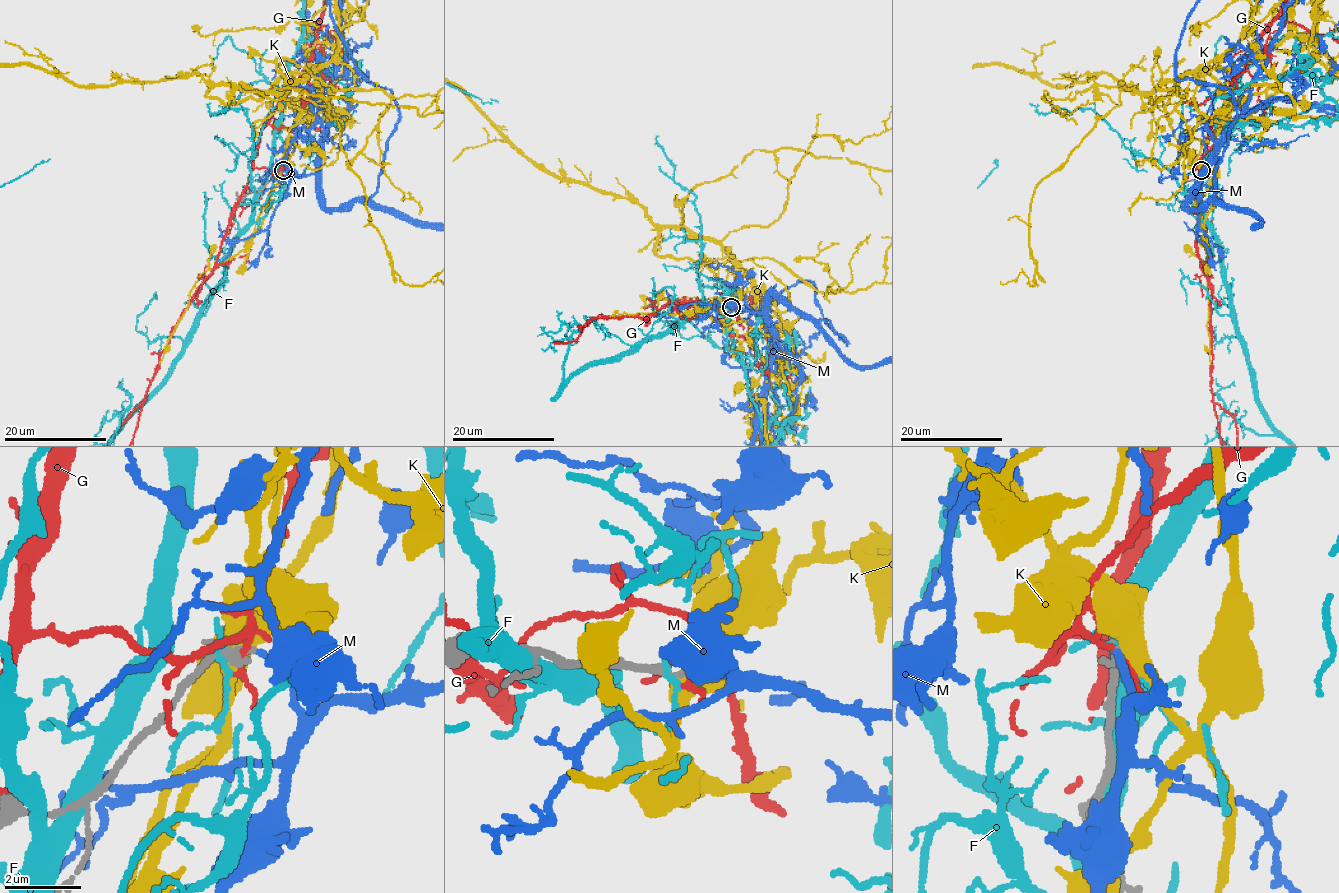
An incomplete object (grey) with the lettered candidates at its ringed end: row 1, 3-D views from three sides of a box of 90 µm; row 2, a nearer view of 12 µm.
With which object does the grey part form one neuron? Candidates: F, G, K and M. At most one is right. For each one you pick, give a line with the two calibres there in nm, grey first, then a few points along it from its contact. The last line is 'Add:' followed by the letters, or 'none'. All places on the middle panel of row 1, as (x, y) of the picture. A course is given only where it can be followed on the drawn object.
M: 160/170 nm
Add: M

